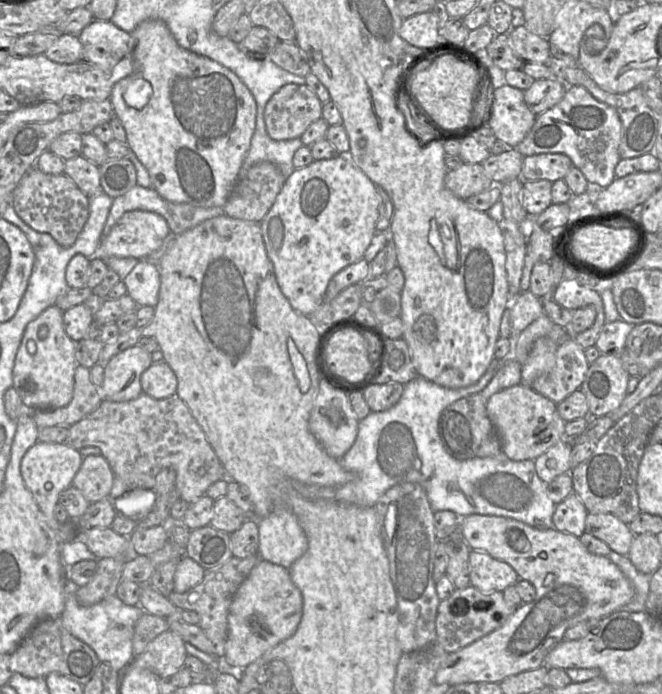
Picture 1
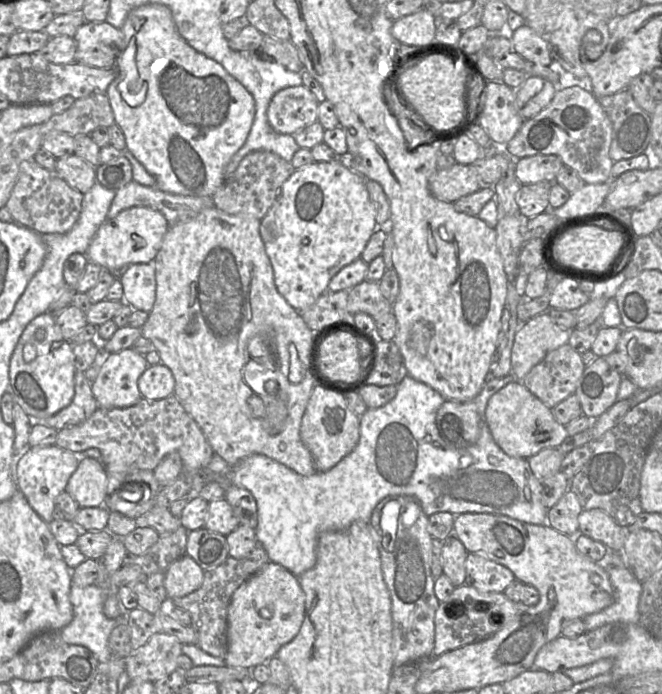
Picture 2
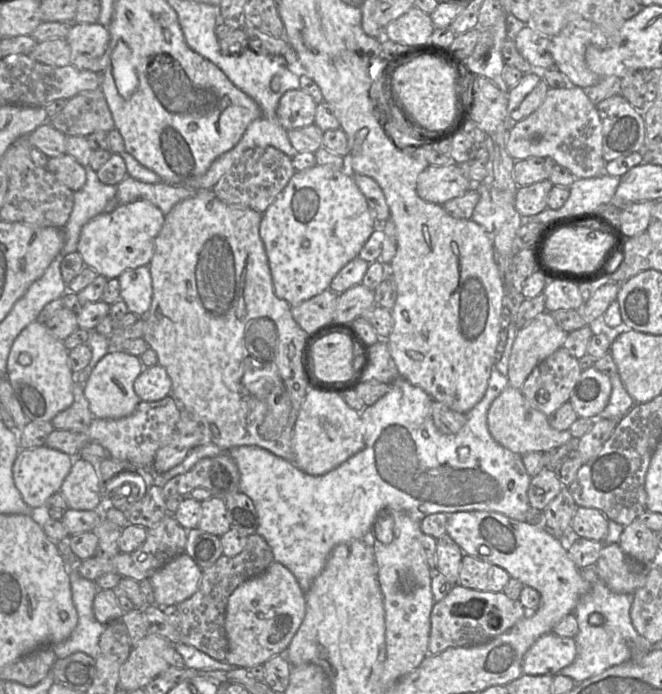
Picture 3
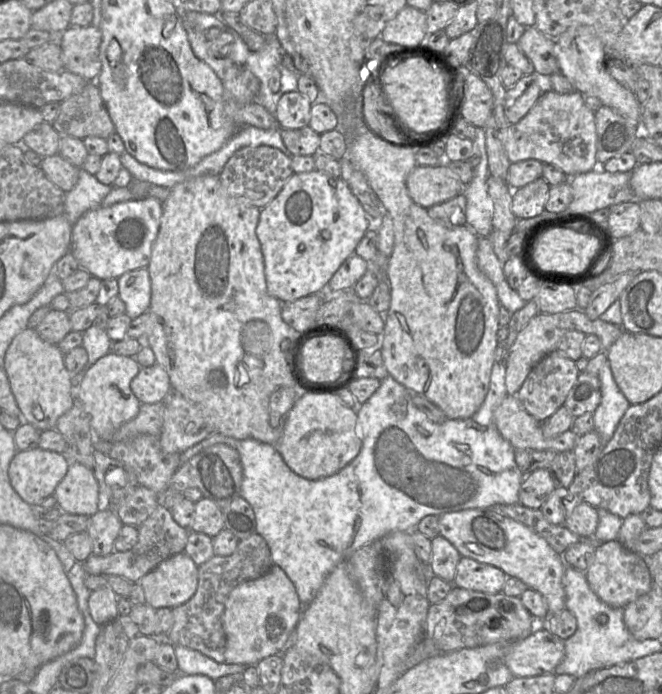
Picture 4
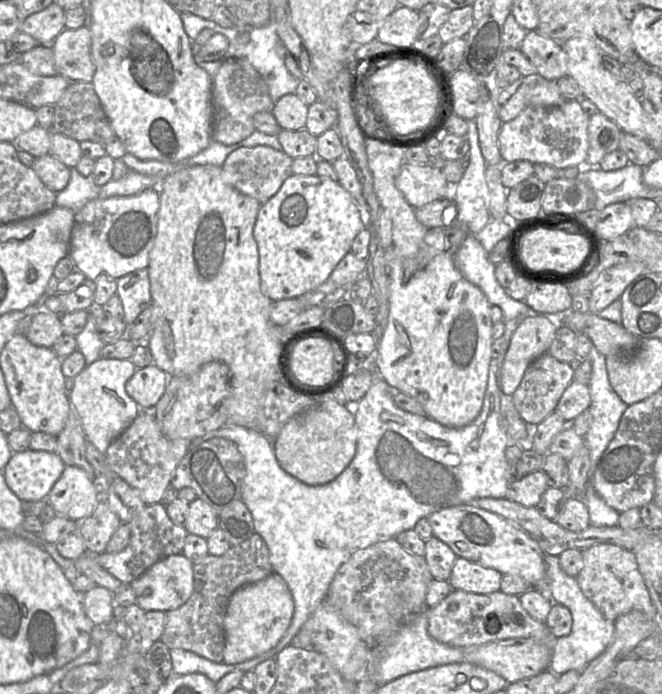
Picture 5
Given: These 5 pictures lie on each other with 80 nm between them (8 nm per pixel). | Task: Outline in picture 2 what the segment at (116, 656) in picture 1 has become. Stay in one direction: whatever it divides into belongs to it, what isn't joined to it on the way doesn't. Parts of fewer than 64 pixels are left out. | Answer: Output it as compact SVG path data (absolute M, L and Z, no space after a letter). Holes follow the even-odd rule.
M71 582L69 598L73 607L73 619L60 631L60 636L65 643L86 647L99 663L106 663L111 658L108 639L112 630L119 624L128 624L127 612L117 619L110 619L104 615L103 605L111 591L113 590L95 584L79 587Z

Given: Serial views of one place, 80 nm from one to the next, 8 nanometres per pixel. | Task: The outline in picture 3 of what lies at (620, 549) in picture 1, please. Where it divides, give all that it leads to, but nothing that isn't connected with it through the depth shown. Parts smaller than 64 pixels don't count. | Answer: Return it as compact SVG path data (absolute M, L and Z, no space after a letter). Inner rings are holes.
M578 507L570 527L574 537L604 542L608 535L607 517L596 508Z

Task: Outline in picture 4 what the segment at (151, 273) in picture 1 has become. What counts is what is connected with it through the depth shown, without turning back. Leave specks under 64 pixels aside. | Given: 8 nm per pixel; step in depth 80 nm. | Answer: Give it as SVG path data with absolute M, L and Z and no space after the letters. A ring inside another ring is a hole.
M148 268L122 274L118 279L118 297L124 302L126 315L135 319L147 312L151 302L151 281Z

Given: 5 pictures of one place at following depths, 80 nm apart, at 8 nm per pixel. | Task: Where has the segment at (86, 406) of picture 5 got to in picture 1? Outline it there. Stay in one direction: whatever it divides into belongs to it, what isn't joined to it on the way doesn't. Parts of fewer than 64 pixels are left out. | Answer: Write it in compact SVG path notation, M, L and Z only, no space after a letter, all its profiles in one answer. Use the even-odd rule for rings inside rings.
M138 345L114 355L104 366L104 378L99 388L102 400L126 402L141 393L141 374L152 364L151 353Z

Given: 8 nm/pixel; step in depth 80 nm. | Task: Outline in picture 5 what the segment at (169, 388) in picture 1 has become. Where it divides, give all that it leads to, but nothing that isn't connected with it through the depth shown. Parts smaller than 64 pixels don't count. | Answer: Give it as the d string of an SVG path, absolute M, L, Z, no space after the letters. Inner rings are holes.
M152 364L136 369L126 382L125 389L141 411L152 411L165 392L168 377L167 373Z

